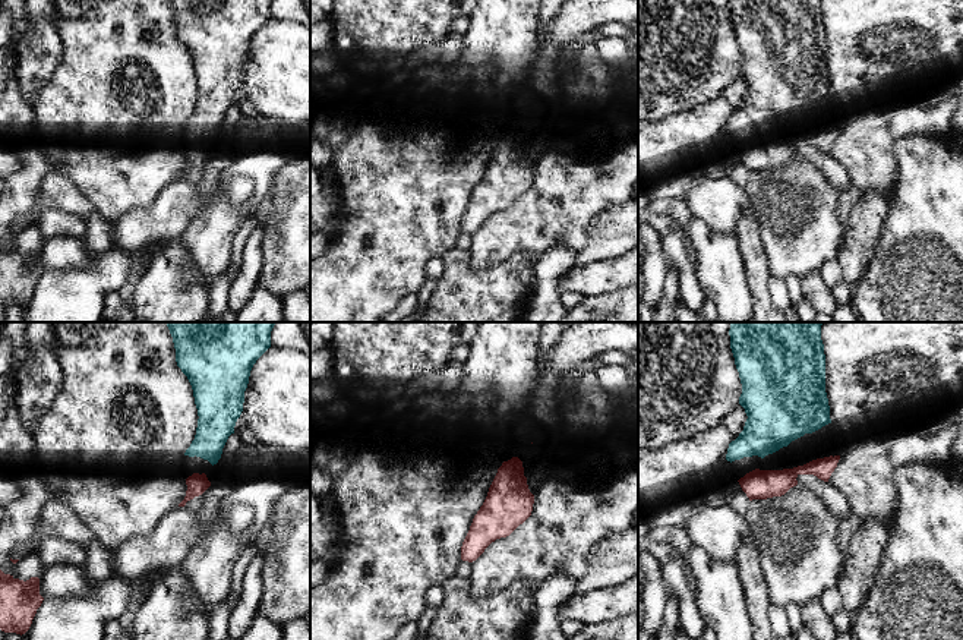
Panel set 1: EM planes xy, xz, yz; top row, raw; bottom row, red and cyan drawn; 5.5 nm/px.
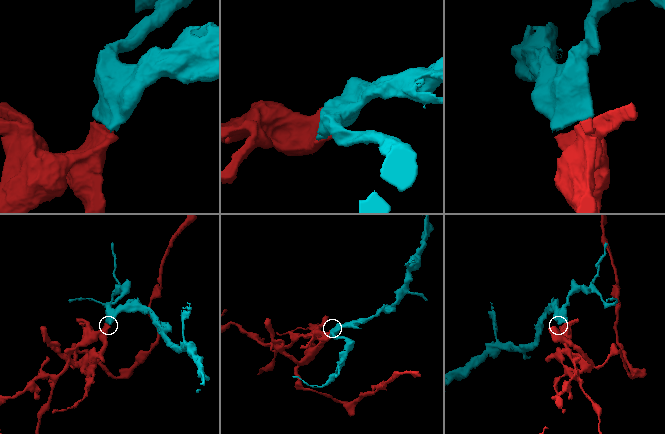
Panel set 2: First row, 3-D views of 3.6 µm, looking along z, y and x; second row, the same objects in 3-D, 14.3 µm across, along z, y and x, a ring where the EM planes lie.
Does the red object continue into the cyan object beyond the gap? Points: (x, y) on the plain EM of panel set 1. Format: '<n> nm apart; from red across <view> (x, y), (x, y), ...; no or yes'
70 nm apart; from red across yz (758, 141), (761, 129); yes

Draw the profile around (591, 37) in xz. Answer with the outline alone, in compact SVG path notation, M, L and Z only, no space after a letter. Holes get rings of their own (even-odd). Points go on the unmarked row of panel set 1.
M597 28L594 31L588 31L582 35L580 35L575 40L568 41L566 44L563 44L561 47L561 50L562 50L561 64L562 66L568 64L581 48L584 48L588 44L597 44L602 38L603 38L603 35L600 32L600 28Z

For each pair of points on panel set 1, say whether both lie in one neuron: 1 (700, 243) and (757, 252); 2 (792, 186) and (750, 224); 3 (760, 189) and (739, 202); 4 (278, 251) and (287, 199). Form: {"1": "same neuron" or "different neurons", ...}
{"1": "different neurons", "2": "different neurons", "3": "different neurons", "4": "same neuron"}

